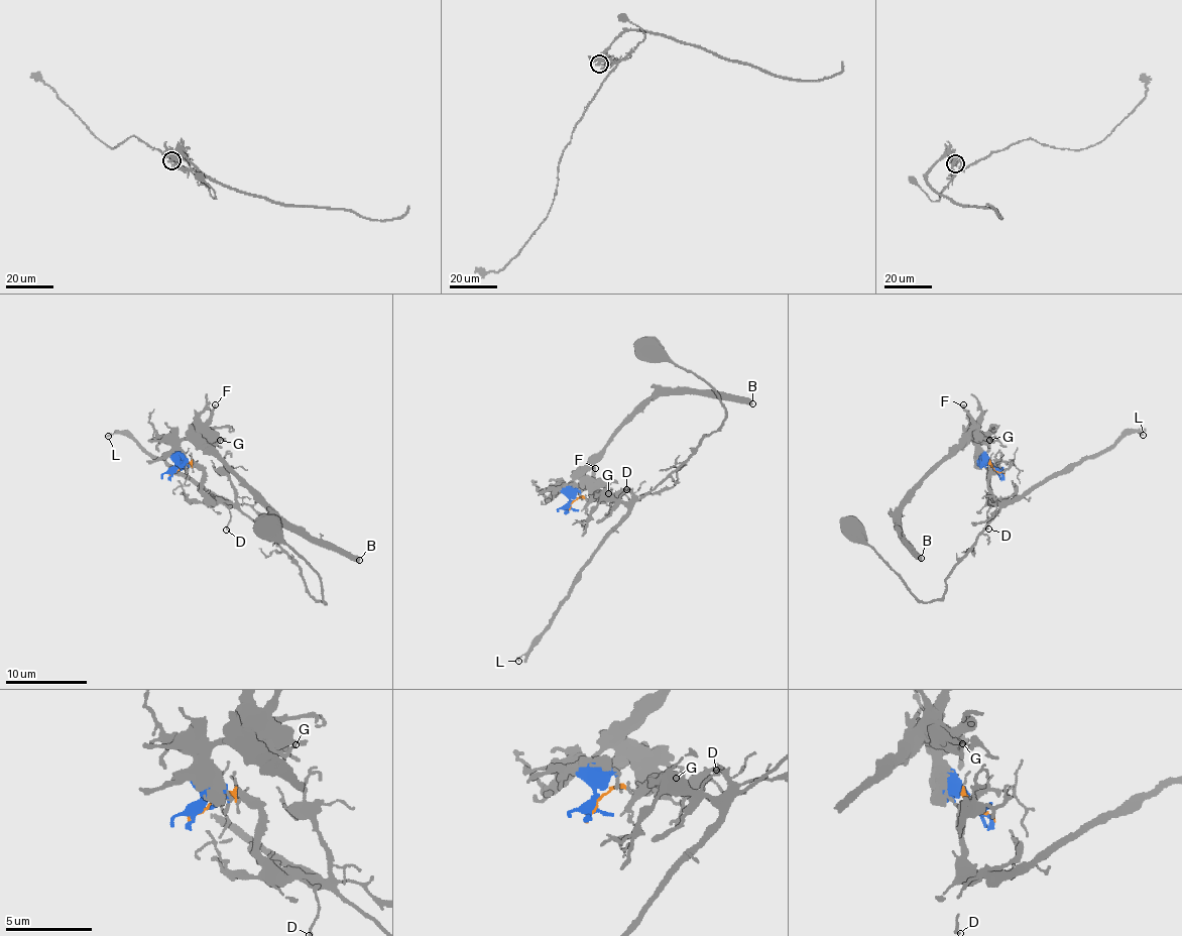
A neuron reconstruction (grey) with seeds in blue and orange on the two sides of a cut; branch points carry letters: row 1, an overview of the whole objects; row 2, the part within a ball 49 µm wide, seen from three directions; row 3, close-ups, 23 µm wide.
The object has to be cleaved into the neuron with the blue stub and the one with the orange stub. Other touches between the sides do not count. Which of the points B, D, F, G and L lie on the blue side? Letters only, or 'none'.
B, F, G

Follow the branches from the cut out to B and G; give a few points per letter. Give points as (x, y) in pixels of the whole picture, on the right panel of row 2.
B: (999, 473), (976, 444), (965, 440), (937, 464), (898, 507), (907, 543), (921, 557)
G: (999, 473), (978, 442), (971, 438), (987, 443), (989, 439)

